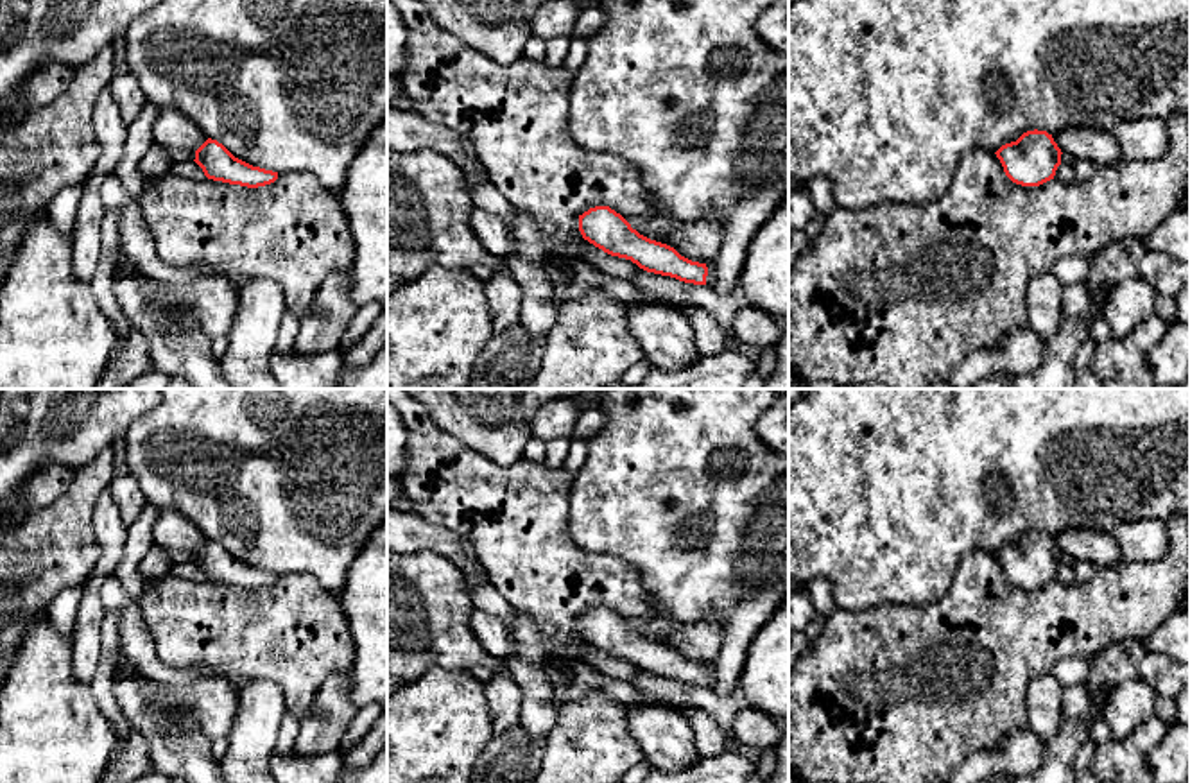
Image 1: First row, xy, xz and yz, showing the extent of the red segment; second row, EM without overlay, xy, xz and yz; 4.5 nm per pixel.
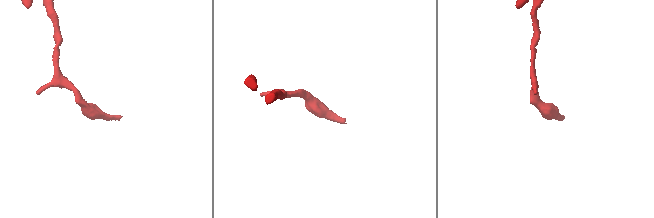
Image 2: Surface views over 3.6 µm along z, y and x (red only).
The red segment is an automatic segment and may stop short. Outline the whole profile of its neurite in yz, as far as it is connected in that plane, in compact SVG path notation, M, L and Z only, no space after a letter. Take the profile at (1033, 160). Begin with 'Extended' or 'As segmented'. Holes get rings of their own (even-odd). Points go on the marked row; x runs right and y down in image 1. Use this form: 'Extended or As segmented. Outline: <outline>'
As segmented. Outline: M1027 131L996 152L1005 176L1022 186L1039 186L1054 179L1061 165L1061 149L1047 131Z

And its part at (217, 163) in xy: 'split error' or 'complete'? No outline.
complete

